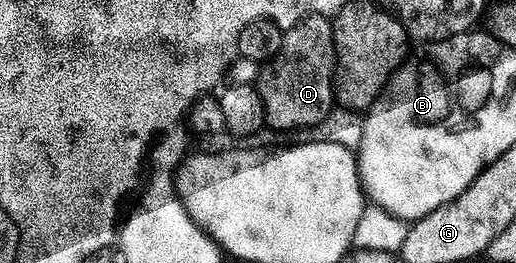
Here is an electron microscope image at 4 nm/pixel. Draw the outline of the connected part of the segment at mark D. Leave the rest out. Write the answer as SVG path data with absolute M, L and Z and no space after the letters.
M304 16L295 26L284 29L282 48L276 56L261 64L261 73L257 75L255 85L260 109L264 113L264 123L270 124L277 132L297 132L300 128L312 130L335 107L333 94L333 71L337 68L333 22L328 16Z

